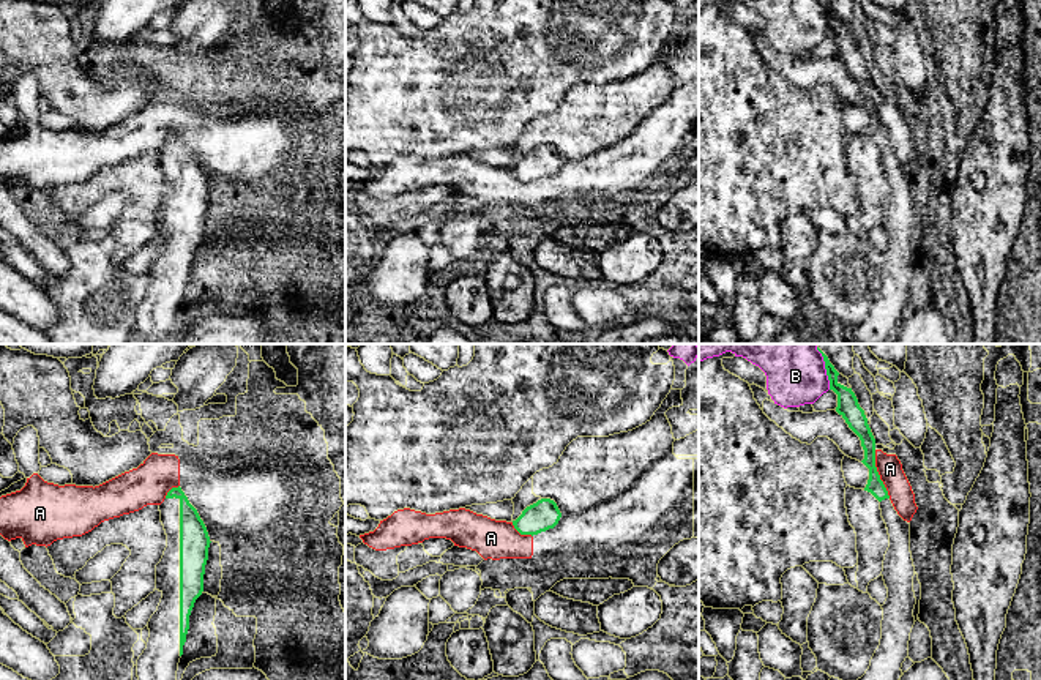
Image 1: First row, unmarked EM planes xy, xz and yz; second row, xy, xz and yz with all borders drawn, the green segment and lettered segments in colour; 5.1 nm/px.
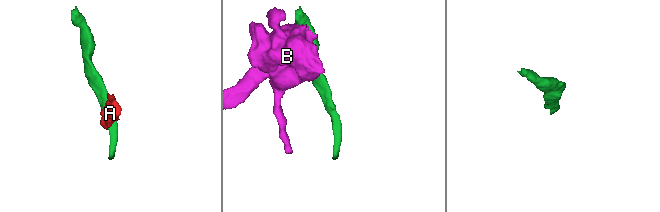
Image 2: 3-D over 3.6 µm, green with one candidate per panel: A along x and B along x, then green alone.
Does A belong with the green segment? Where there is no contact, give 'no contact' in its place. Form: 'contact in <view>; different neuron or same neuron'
contact in yz; different neuron

